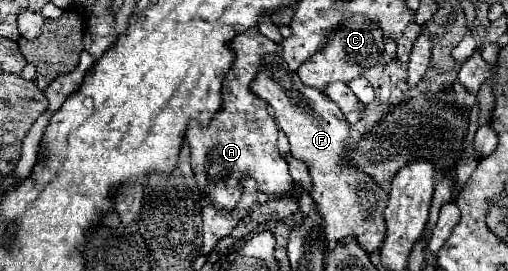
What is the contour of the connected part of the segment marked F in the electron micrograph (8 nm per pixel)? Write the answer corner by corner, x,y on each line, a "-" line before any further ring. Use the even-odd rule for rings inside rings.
267,53
261,59
261,71
251,81
249,89
273,107
279,127
289,137
291,155
305,161
311,171
311,199
317,203
325,221
329,251
333,251
345,237
353,237
367,253
377,251
385,239
383,209
387,205
387,193
369,175
347,165
345,155
349,151
349,123
339,107
331,103
329,97
321,95
321,91
303,85
297,73
289,71
283,57
275,53

